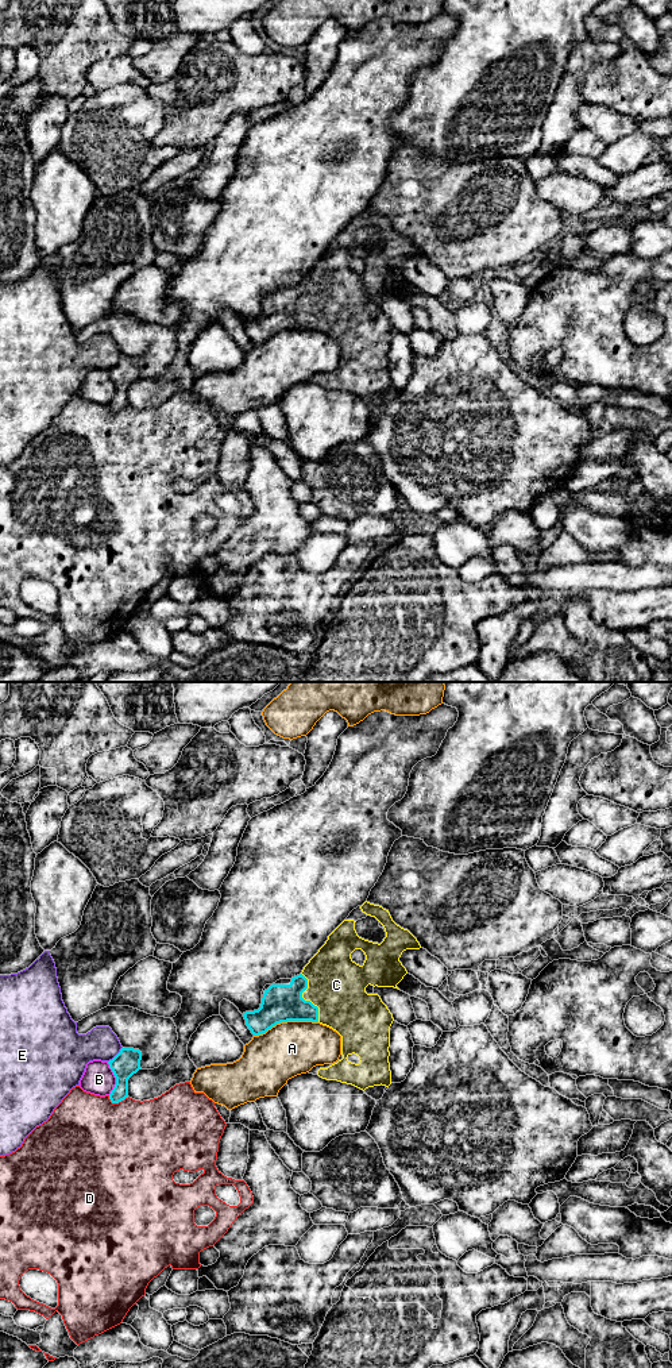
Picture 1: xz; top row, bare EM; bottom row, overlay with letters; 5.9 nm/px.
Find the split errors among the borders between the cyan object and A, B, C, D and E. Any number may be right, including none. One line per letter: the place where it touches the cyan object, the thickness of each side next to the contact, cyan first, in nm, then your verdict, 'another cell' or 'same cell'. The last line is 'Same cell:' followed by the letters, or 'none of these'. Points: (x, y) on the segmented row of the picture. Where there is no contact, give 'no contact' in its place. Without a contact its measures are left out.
A: xz (285, 1021) | 220/320 nm | another cell
B: xz (115, 1076) | 160/190 nm | another cell
C: xz (304, 1000) | 220/340 nm | same cell
D: xz (118, 1102) | 160/500 nm | another cell
E: xz (116, 1055) | 160/220 nm | another cell
Same cell: C

